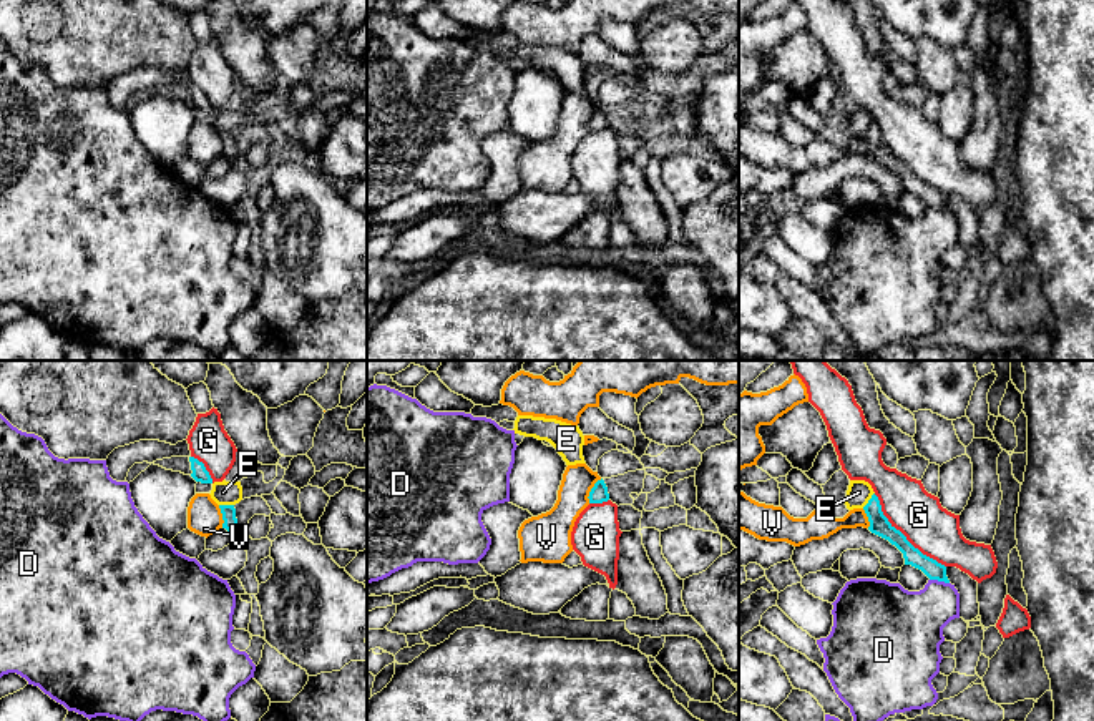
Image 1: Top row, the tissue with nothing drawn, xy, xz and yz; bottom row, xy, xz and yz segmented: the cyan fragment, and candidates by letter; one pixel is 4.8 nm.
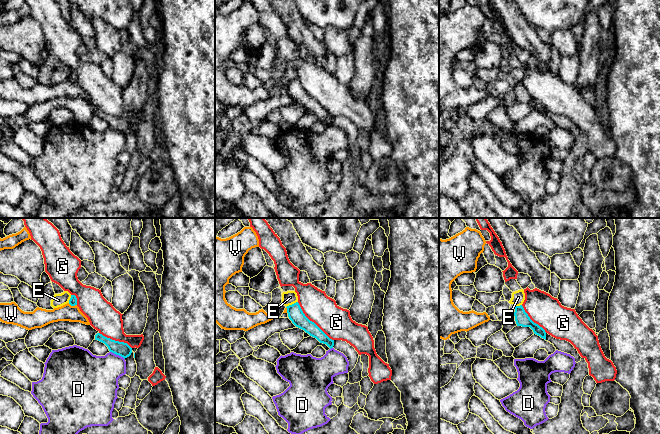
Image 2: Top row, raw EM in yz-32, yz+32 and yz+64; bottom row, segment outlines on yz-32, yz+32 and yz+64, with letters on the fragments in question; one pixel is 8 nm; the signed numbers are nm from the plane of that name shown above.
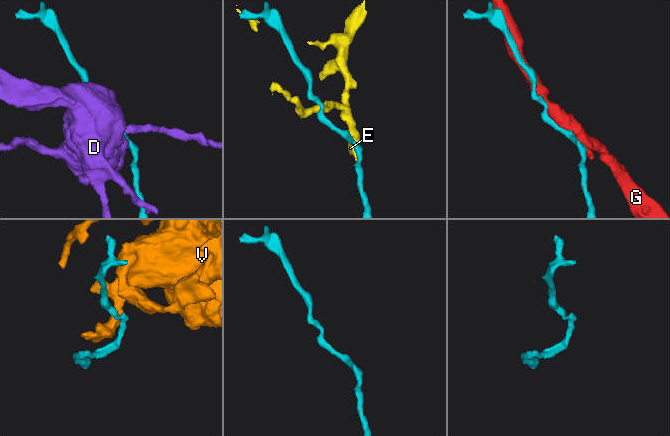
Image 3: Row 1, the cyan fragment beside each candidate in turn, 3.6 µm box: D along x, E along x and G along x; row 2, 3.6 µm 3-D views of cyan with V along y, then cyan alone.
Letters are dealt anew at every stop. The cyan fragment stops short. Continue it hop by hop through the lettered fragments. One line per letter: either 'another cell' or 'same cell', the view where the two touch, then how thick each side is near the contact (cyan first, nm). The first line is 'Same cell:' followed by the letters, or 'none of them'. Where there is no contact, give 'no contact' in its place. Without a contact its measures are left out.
Same cell: none of them
D: another cell | yz | 90/300 nm
E: another cell | yz | 100/120 nm
G: another cell | yz | 100/240 nm
V: another cell | xz | 90/170 nm

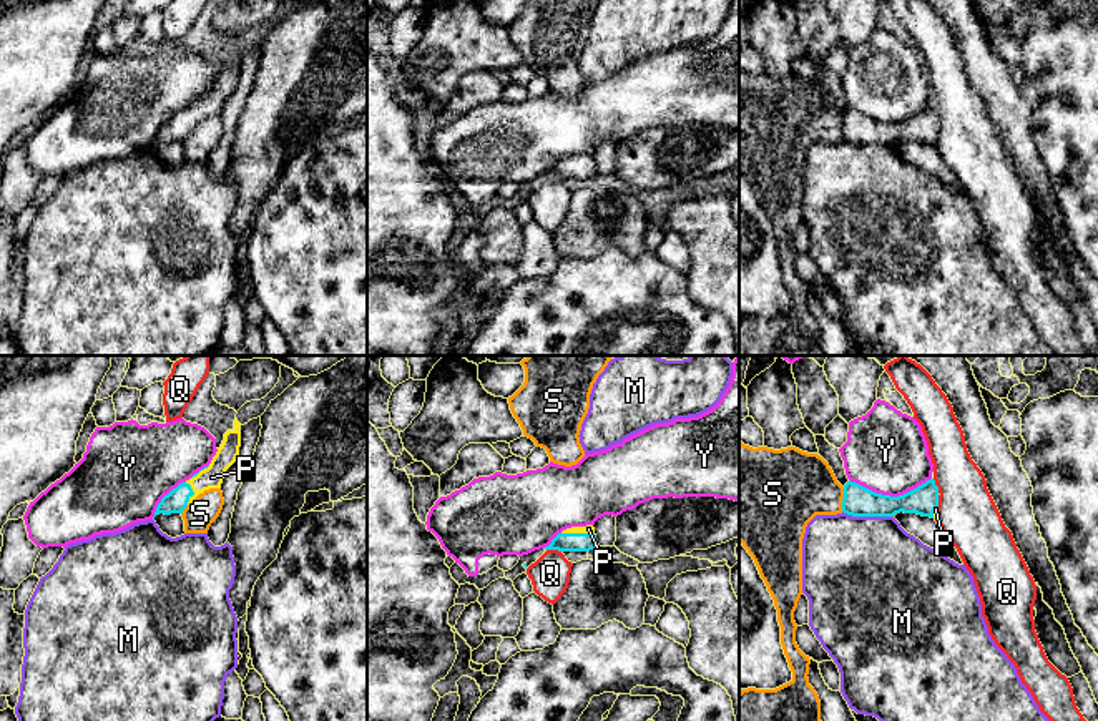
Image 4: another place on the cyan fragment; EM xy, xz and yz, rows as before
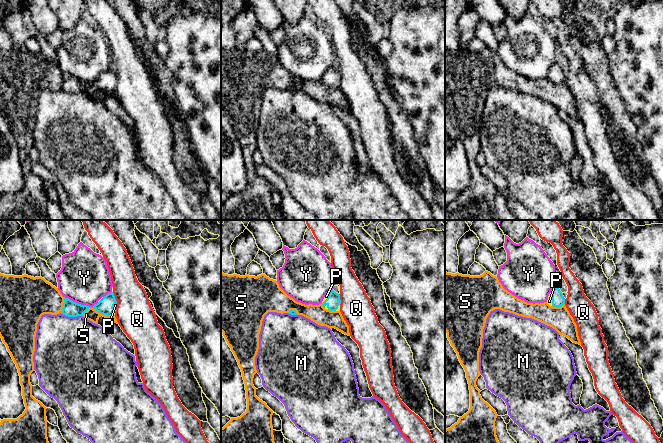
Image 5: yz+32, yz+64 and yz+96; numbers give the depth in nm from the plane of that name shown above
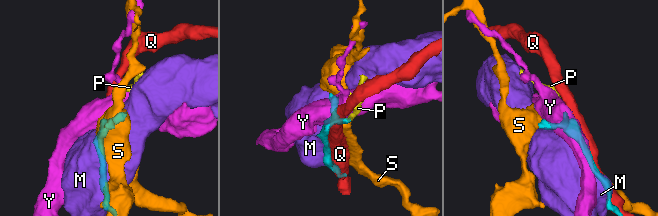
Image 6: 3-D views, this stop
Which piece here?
Same cell: P
M: another cell | yz | 150/500 nm
P: same cell | xz | 100/50 nm
Q: another cell | xz | 100/190 nm
S: another cell | yz | 150/360 nm
Y: another cell | yz | 150/400 nm

